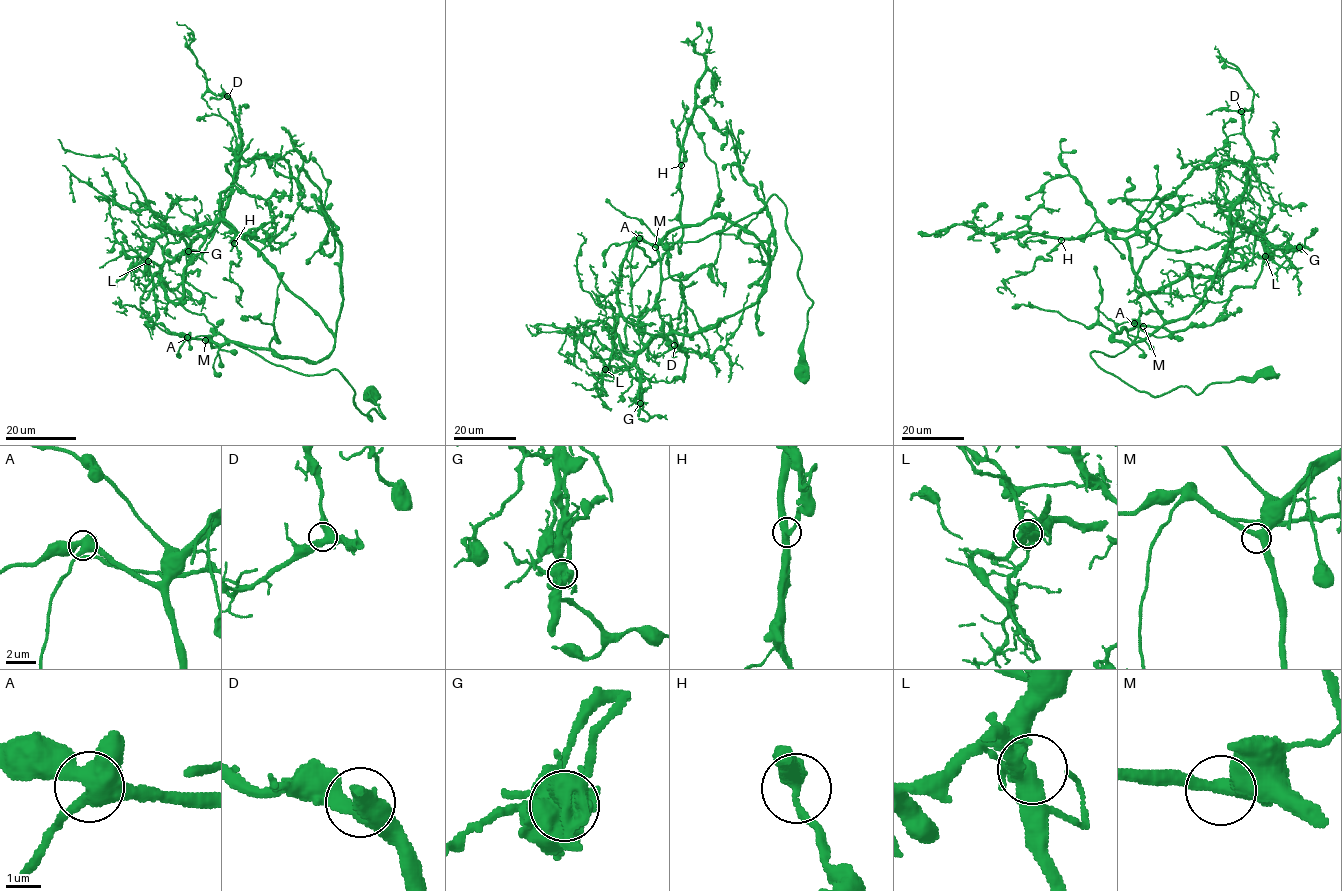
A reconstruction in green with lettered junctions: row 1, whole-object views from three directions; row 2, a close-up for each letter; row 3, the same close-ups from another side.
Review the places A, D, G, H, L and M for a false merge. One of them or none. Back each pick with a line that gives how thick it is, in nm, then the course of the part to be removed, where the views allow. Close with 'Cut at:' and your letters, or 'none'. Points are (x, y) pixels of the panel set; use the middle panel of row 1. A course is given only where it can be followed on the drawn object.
G: 700 nm | (640, 403), (614, 341), (625, 253), (640, 240), (700, 241), (773, 194), (812, 304), (804, 384)
Cut at: G

